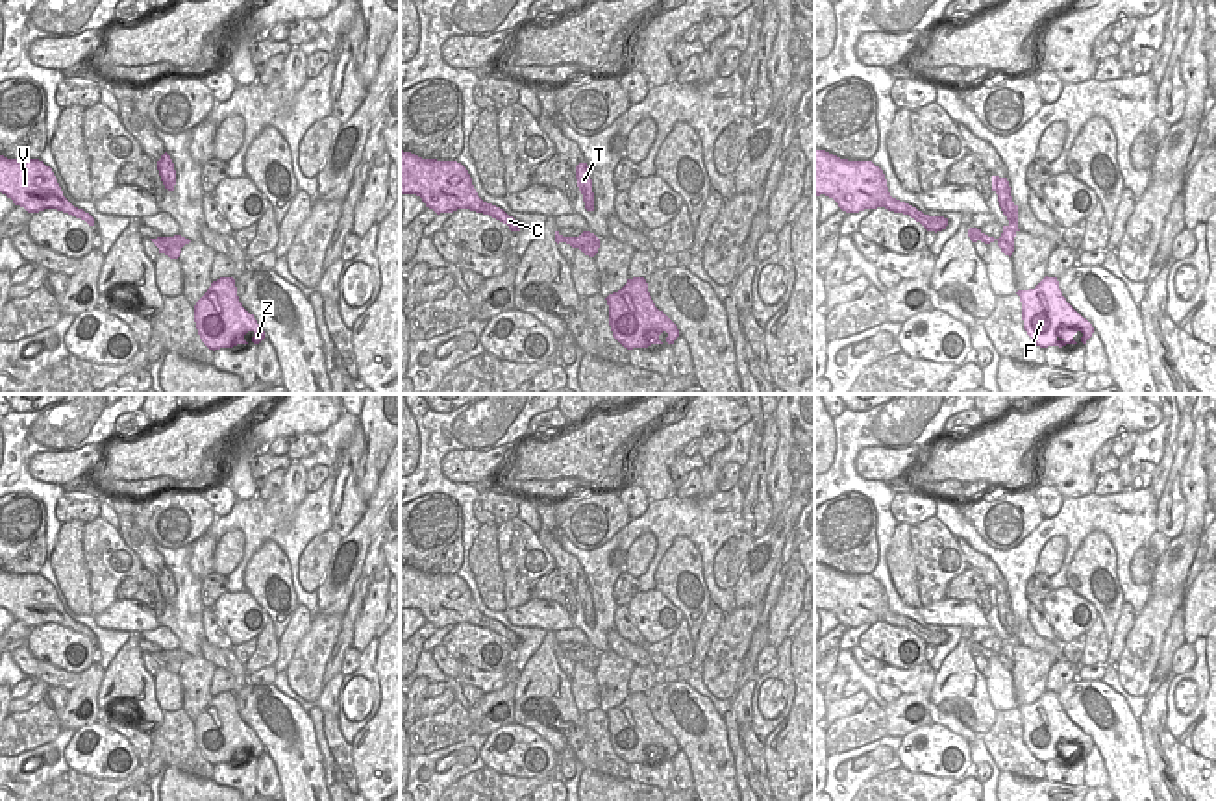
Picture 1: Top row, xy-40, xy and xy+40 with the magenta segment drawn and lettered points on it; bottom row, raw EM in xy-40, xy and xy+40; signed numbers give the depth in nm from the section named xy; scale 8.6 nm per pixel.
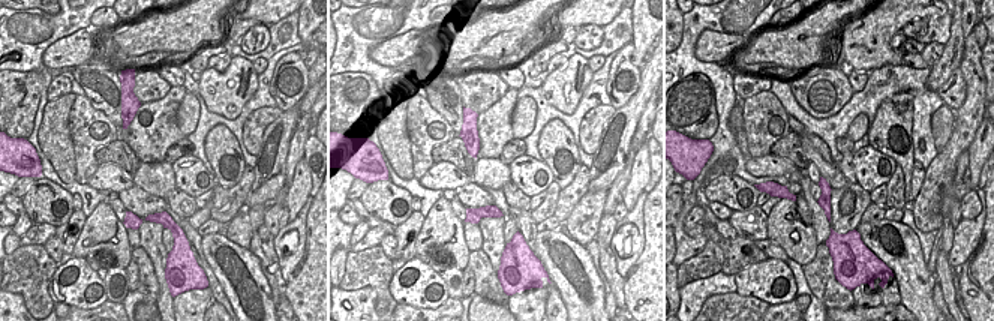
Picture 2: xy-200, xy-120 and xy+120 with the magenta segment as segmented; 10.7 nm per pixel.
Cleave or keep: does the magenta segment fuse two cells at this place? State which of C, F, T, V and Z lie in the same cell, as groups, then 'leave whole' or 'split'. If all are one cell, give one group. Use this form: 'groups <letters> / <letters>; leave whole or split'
groups C F T V Z; leave whole

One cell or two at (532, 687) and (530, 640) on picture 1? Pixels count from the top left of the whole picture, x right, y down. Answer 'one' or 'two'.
two

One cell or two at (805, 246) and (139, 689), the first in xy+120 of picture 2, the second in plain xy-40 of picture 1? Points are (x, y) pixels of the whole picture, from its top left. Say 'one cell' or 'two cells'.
one cell

